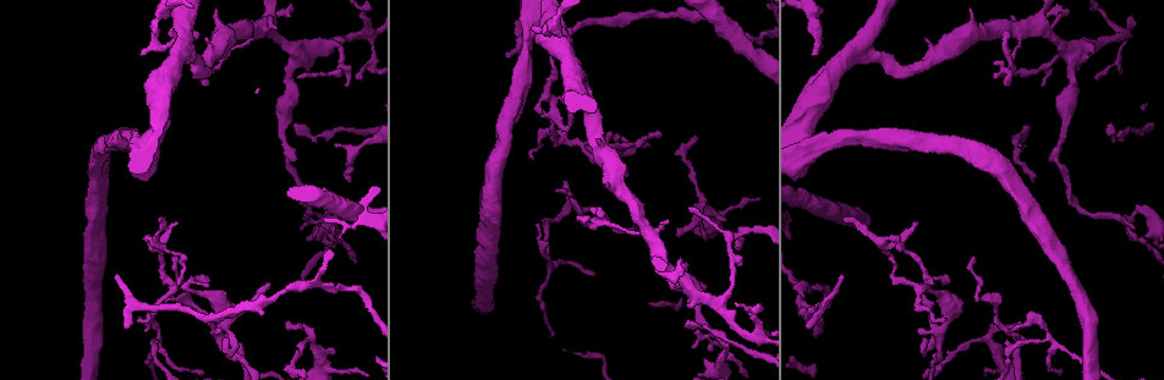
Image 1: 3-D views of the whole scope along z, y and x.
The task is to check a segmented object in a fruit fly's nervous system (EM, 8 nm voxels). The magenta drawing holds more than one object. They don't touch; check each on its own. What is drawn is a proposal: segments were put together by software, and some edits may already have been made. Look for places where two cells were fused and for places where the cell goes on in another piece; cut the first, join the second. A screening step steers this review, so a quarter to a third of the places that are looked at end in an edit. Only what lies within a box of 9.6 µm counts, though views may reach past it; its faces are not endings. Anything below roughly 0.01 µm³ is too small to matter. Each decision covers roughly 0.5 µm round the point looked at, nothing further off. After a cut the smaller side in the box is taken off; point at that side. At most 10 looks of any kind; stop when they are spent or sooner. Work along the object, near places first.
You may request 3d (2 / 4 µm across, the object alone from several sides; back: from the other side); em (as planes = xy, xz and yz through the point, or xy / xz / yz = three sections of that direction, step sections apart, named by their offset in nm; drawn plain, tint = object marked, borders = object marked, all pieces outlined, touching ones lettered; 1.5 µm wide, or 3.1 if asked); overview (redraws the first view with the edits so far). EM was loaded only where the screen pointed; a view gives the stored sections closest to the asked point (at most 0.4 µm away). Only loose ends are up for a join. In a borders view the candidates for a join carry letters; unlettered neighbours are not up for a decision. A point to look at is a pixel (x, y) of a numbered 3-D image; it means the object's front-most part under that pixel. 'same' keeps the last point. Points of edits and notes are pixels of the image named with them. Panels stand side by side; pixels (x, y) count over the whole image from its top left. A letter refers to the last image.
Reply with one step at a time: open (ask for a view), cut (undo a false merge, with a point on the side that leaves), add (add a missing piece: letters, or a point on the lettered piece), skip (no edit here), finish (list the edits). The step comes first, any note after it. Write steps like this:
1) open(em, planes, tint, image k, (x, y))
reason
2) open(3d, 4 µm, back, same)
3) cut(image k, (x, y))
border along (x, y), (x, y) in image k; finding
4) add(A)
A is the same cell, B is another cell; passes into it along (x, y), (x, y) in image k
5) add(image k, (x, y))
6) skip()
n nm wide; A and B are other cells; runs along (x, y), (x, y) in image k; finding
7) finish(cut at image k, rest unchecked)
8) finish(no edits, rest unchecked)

open(em, planes, tint, image 1, (1060, 144))
sudden change in width

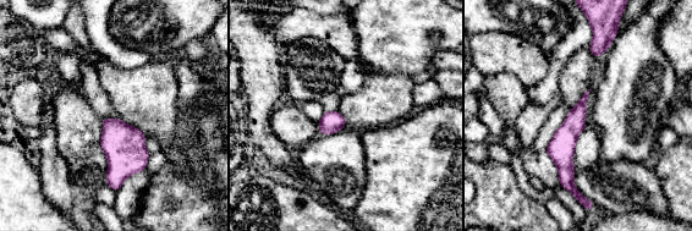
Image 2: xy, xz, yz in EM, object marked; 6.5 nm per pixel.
open(em, planes, borders, same)

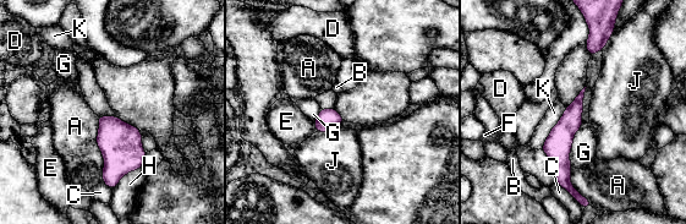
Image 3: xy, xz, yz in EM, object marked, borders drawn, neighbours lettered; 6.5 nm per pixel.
skip()
A, B, C, D, E, F, G, H, J and K are other cells; border along (582, 123), (574, 136), (570, 164) in image 3; continuous, no second cell

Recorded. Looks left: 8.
open(em, planes, tint, image 1, (1131, 220))
abrupt turn

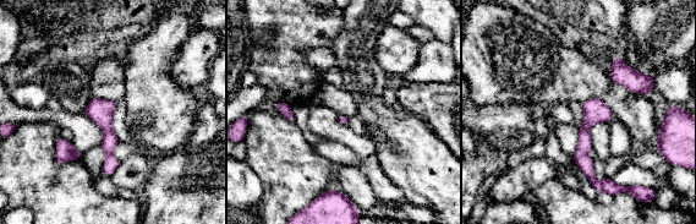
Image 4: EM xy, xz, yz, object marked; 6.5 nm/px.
open(em, planes, borders, same)
see the neighbours

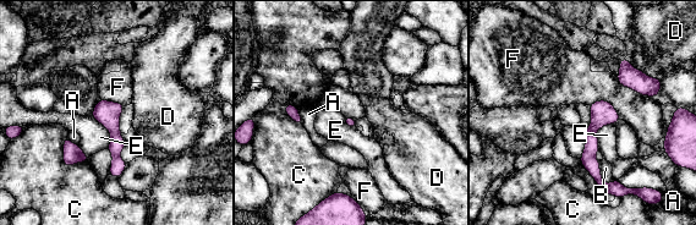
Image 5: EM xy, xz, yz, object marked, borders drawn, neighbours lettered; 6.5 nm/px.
skip()
A, B, C, D, E and F are other cells; border along (615, 122), (597, 130), (598, 149) in image 5; continuous, no second cell

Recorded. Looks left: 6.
open(em, planes, borders, image 1, (707, 236))
branch stops here

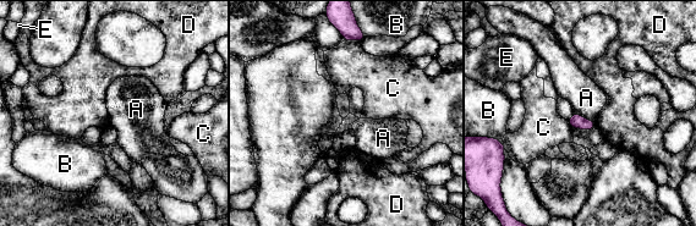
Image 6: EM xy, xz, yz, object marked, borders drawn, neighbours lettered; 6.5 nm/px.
skip()
90 nm wide; A, B, C, D and E are other cells; border along (574, 111), (590, 119), (596, 125) in image 6; no lettered piece goes on from it

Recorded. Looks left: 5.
open(3d, 2 µm, image 1, (844, 277))
an open end

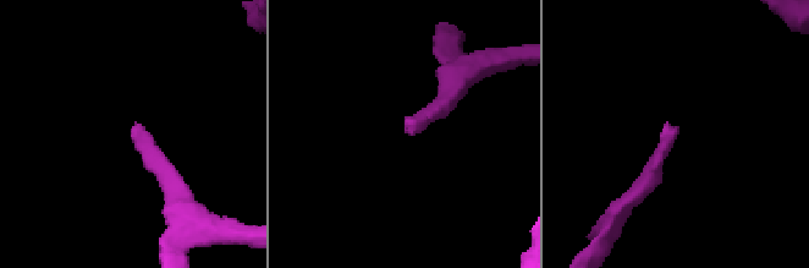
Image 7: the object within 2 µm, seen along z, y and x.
open(em, planes, plain, image 7, (674, 128))
now the EM

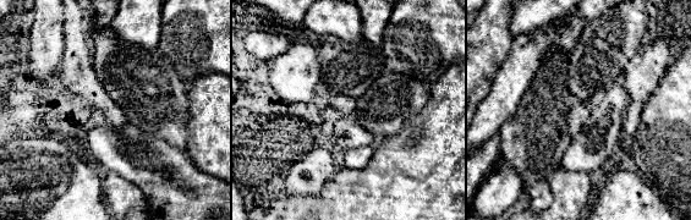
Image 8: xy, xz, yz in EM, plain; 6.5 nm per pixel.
open(em, planes, borders, same)

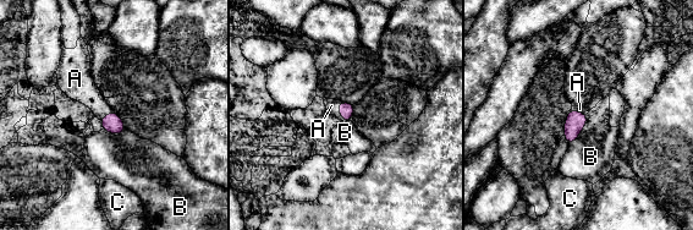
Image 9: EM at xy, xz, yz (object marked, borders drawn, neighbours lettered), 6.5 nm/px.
add(A)
A is the same cell, B and C are other cells; passes into it along (346, 109), (339, 110), (331, 105) in image 9; it goes on there

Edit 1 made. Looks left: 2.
finish(add at image 9, rest unchecked)

